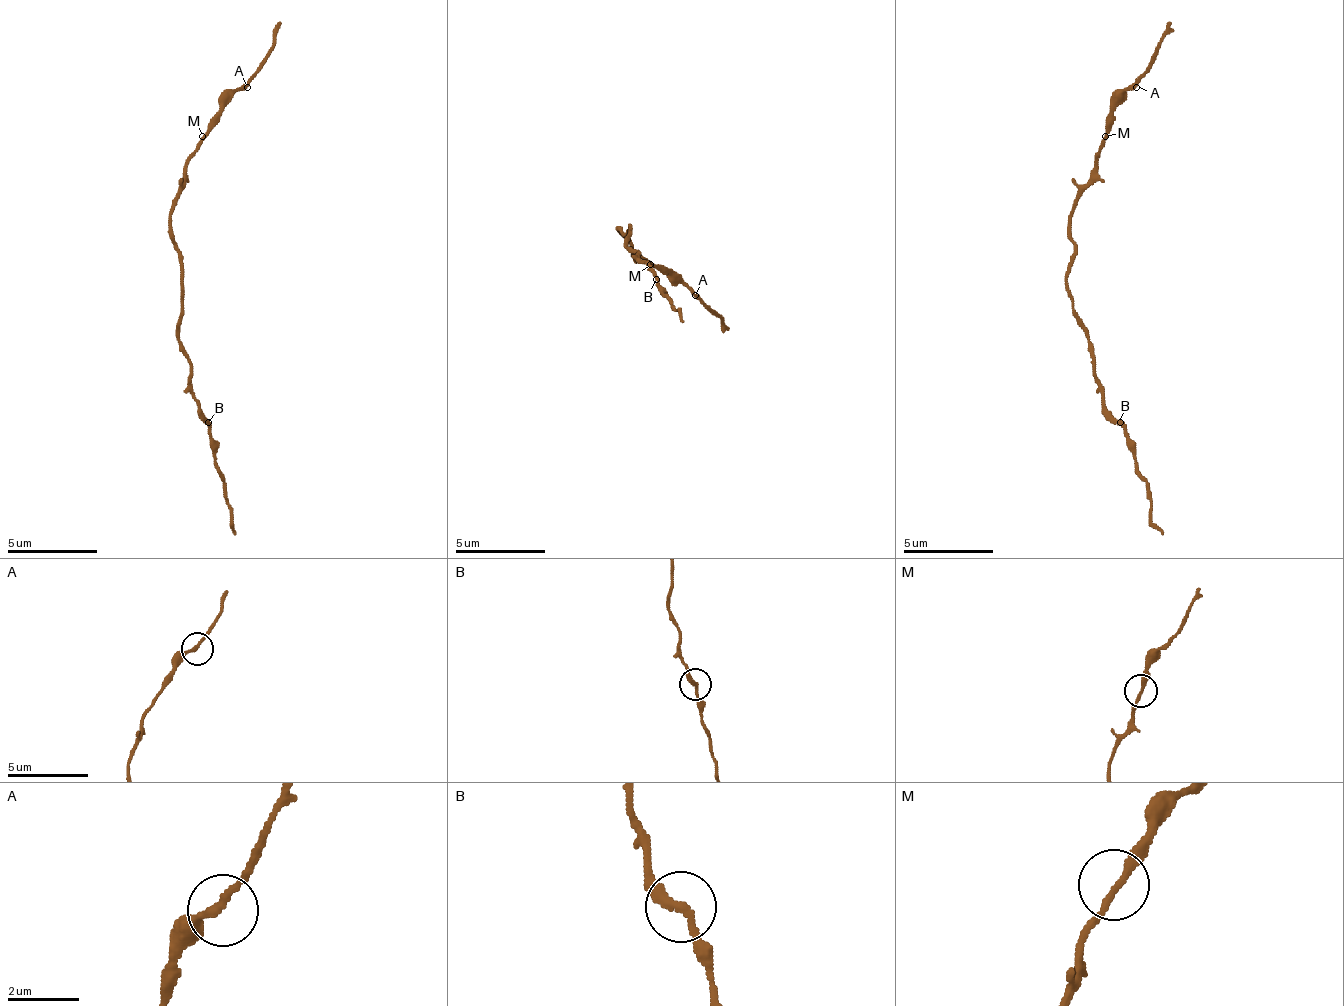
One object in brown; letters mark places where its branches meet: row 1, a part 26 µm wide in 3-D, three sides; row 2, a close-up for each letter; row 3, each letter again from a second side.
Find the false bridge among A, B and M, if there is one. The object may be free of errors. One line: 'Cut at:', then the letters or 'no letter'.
Cut at: no letter

